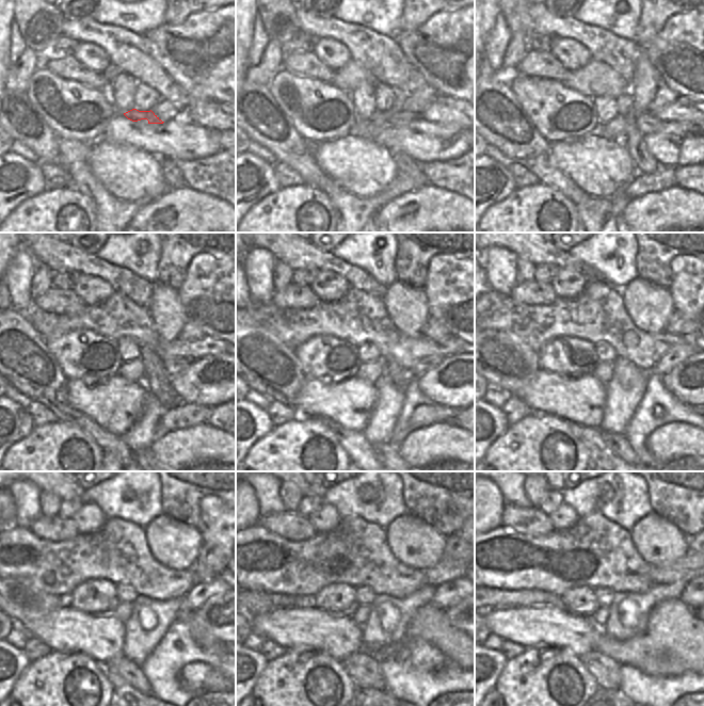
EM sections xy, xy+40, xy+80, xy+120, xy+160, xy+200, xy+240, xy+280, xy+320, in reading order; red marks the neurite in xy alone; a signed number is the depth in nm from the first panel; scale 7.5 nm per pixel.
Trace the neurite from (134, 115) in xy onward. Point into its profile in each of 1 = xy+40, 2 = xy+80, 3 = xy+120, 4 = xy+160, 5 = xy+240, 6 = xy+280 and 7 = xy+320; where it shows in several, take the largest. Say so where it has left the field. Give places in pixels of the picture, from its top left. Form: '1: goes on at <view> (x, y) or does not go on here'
1: goes on at xy+40 (400, 119)
2: goes on at xy+80 (646, 123)
3: goes on at xy+120 (172, 367)
4: goes on at xy+160 (427, 363)
5: goes on at xy+240 (203, 591)
6: goes on at xy+280 (450, 593)
7: goes on at xy+320 (691, 595)

